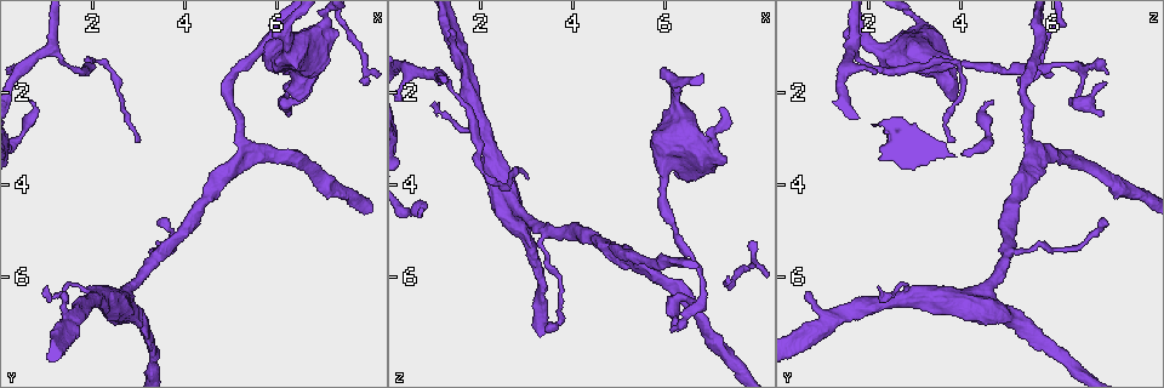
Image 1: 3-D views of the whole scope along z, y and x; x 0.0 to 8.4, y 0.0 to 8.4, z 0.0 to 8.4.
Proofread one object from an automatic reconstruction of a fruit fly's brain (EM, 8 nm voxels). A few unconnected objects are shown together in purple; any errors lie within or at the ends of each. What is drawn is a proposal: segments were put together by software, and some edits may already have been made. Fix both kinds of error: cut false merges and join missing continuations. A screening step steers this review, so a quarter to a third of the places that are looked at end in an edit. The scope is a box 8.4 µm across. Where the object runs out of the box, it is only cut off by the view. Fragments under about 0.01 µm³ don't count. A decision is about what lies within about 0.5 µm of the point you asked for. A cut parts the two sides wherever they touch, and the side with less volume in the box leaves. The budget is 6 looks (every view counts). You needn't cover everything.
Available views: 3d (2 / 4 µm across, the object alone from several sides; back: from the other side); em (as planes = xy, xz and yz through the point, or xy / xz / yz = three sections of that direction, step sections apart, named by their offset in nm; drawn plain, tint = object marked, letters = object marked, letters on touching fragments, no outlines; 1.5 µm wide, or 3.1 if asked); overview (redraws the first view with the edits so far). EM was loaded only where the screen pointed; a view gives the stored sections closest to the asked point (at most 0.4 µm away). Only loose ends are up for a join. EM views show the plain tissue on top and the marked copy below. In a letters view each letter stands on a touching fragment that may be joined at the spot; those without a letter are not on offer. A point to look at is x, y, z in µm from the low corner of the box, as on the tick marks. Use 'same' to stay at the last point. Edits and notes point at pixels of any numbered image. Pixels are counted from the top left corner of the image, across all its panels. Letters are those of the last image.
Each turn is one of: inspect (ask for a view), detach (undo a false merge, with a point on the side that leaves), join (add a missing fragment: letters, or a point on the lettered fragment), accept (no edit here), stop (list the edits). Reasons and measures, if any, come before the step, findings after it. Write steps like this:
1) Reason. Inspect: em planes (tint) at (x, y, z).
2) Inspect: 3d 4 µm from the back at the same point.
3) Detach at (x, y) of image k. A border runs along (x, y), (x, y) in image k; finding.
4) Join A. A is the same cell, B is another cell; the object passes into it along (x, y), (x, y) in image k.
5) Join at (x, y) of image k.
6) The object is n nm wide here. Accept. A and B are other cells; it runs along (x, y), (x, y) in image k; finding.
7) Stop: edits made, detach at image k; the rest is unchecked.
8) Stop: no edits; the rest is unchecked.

Branch stops here. Inspect: 3d 2 µm at (5.90, 0.75, 1.45).

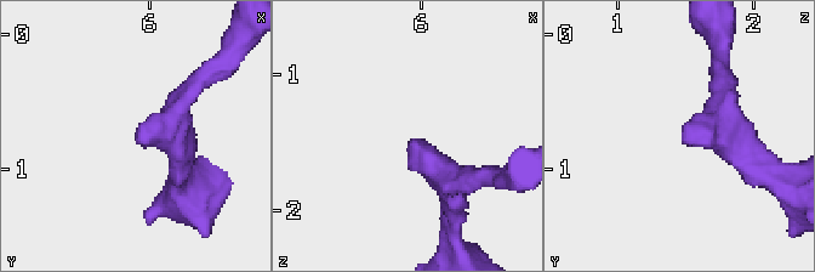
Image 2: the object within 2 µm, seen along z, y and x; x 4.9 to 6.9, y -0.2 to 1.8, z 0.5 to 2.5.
The arms are 180, 190 nm wide; need the tissue. Inspect: em xz step 8 (tint) at (5.92, 0.74, 1.48).

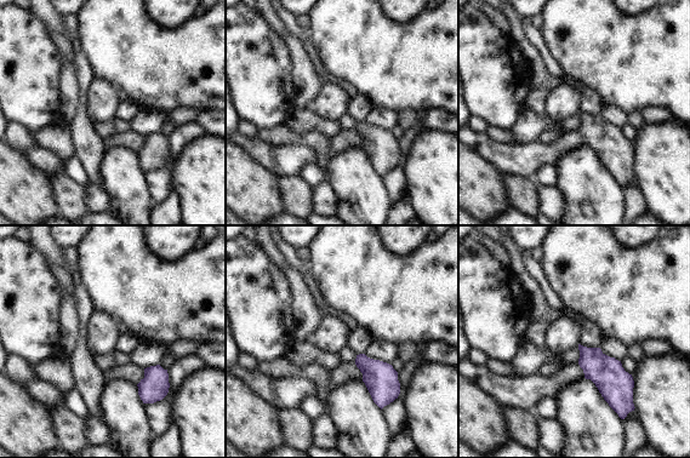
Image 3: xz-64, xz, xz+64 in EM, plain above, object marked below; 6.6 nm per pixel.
Another direction. Inspect: em planes (letters) at the same point.

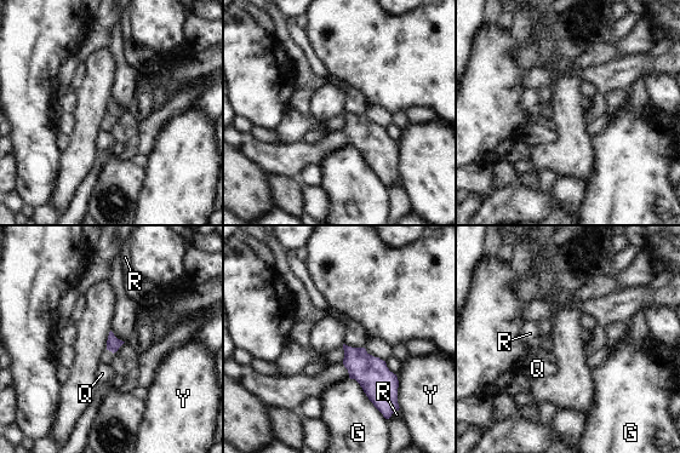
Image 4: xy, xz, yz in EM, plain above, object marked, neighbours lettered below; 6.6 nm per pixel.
Accept. G, Q, R and Y are other cells; a border runs along (349, 377), (382, 413) in image 4; none of them fits.

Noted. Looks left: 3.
Sharp bend. Inspect: 3d 2 µm from the back at (2.25, 1.25, 3.85).

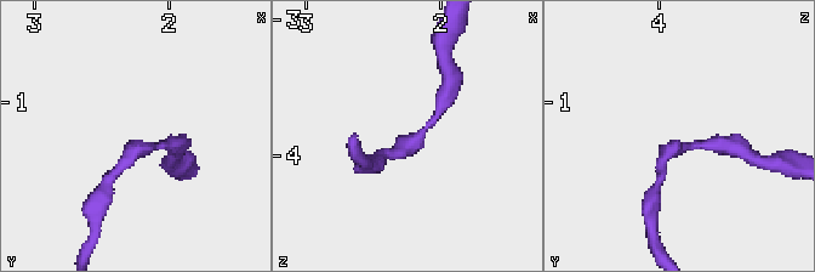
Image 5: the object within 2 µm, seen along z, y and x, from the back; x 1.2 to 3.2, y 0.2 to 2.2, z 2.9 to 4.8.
Inspect: em planes (letters) at (2.24, 1.32, 3.86).

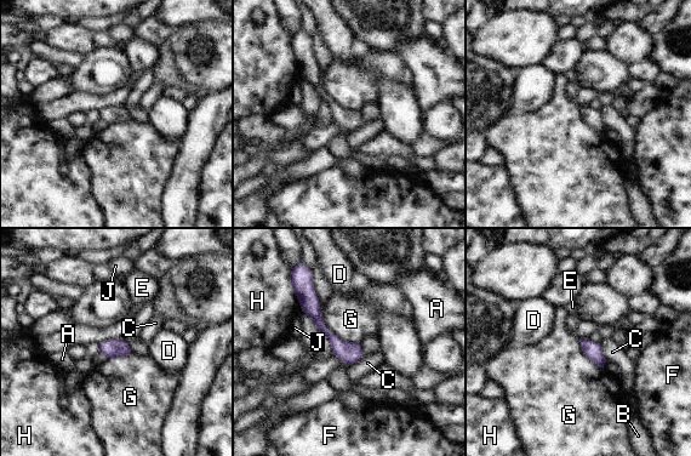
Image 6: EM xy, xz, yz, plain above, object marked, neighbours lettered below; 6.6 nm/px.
Accept. A, B, C, D, E, F, G, H and J are other cells; all the same cell.

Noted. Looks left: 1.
Long arm stops here. Inspect: em planes (letters) at (2.95, 3.15, 3.80).

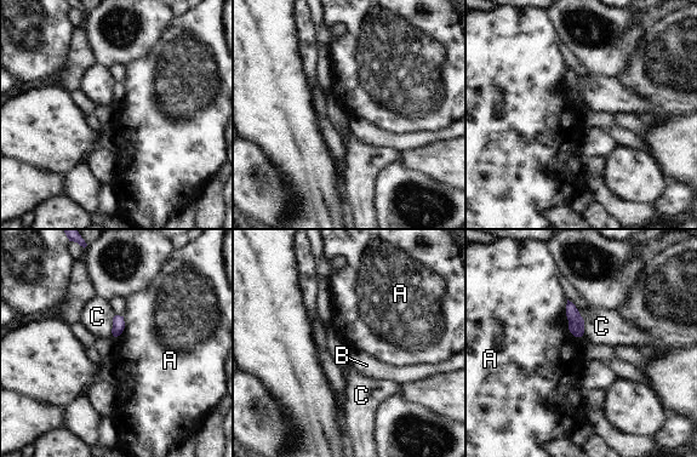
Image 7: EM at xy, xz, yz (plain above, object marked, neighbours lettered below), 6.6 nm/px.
Accept. A, B and C are other cells; no lettered fragment goes on from it.

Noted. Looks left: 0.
Stop: no edits; the rest is unchecked.

